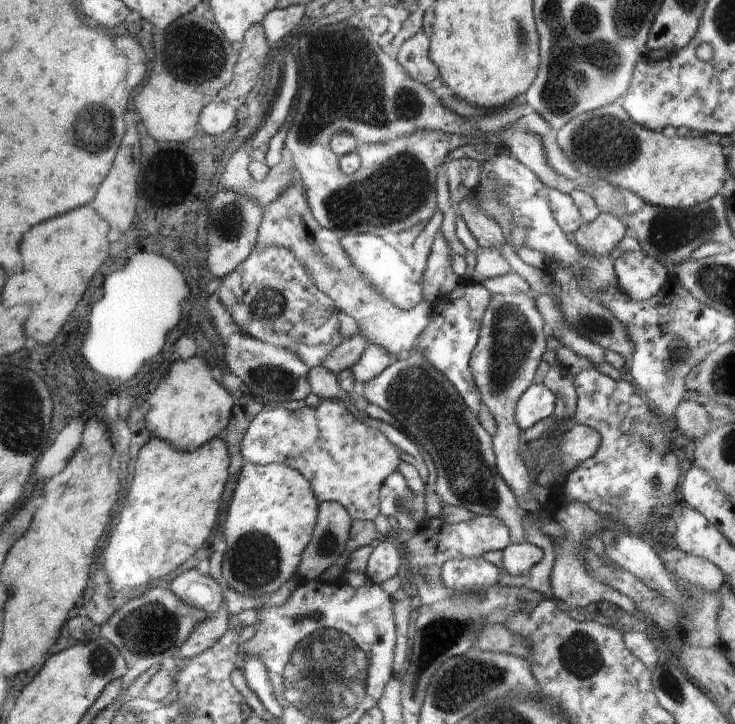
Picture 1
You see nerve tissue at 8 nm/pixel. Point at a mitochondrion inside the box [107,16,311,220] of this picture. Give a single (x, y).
(193, 53)

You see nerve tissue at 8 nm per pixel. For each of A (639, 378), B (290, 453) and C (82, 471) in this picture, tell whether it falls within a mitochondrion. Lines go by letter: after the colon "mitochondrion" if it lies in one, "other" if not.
A: other
B: other
C: other

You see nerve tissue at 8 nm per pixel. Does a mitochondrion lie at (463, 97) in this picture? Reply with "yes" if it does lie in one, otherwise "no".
no

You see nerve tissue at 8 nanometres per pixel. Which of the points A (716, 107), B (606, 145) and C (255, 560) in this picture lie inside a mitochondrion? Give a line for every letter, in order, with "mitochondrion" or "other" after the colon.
A: other
B: mitochondrion
C: mitochondrion

